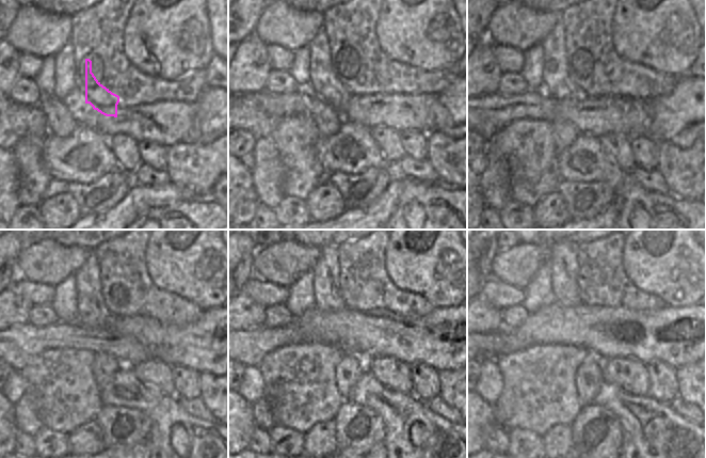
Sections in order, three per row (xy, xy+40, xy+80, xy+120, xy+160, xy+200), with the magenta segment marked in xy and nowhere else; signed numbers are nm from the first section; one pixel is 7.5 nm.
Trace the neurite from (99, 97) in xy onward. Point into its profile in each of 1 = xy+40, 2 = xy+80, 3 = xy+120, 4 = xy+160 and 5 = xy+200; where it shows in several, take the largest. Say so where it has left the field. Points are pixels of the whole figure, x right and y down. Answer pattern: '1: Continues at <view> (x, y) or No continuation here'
1: Continues at xy+40 (335, 94)
2: Continues at xy+80 (562, 66)
3: Continues at xy+120 (92, 311)
4: Continues at xy+160 (329, 299)
5: Continues at xy+200 (563, 258)

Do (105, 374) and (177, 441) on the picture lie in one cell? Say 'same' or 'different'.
different

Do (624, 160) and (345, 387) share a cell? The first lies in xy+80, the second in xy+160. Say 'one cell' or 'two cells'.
two cells

